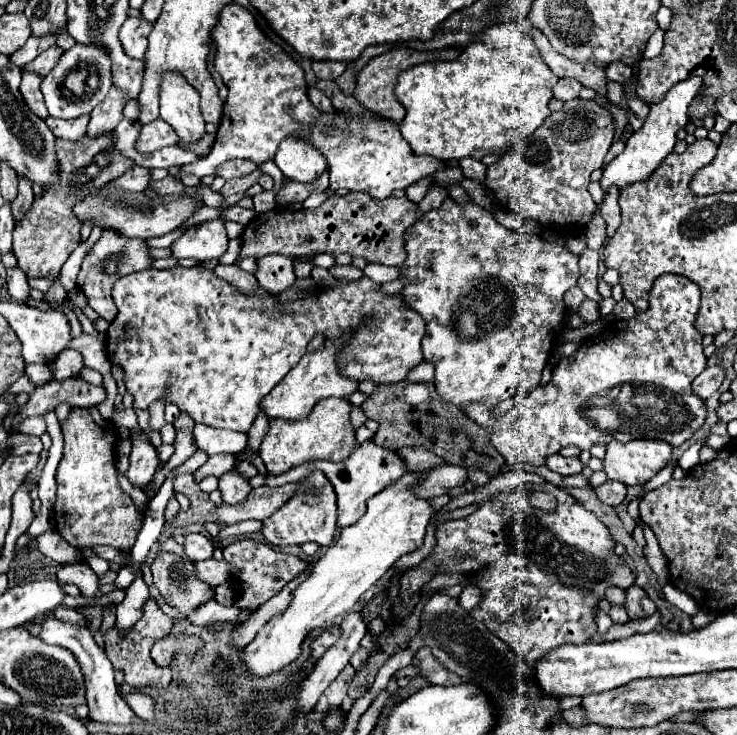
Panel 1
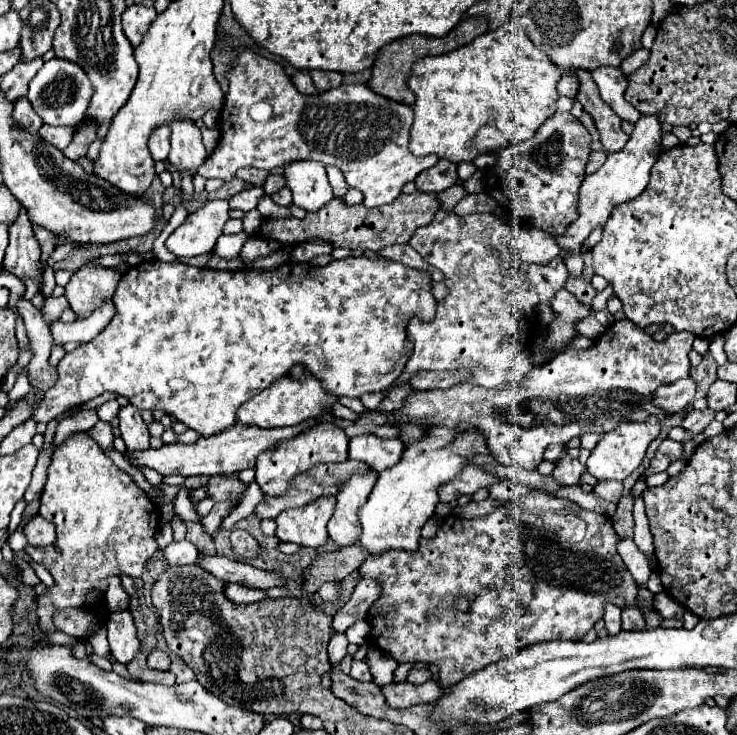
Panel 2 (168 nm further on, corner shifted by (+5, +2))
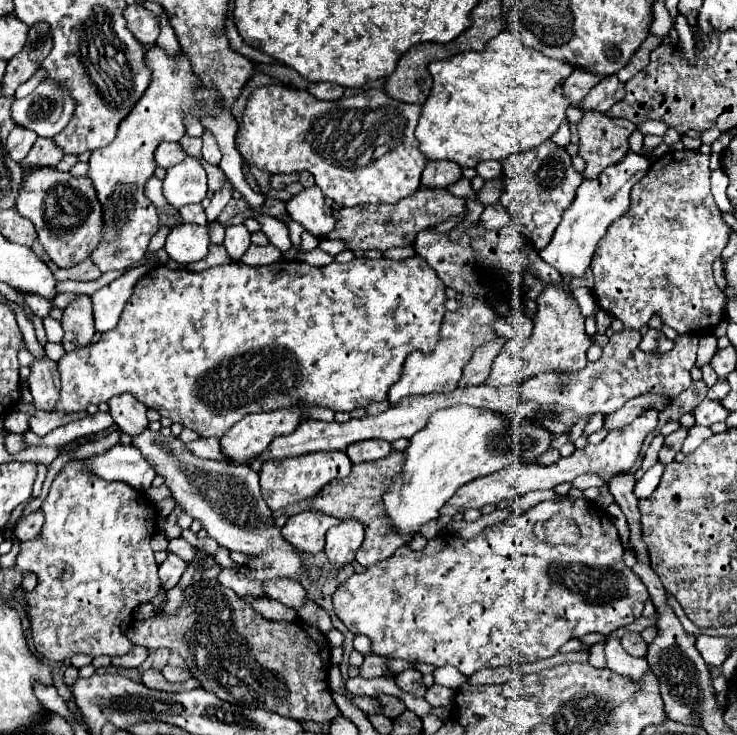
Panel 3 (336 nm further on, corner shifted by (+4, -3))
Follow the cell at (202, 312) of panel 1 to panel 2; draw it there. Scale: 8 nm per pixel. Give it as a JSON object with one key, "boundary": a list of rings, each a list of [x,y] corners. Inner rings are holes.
{"boundary":[[[346,257],[340,261],[332,261],[326,267],[316,267],[310,263],[306,263],[306,265],[304,263],[300,263],[300,265],[288,263],[276,271],[270,271],[270,273],[254,273],[248,269],[214,271],[214,269],[198,269],[198,267],[184,265],[184,263],[164,263],[164,261],[152,259],[152,261],[142,261],[134,267],[130,267],[122,275],[122,279],[116,287],[116,293],[112,297],[112,303],[116,307],[116,315],[106,325],[106,329],[98,337],[94,337],[94,341],[82,343],[72,353],[66,353],[64,359],[58,363],[56,385],[48,389],[40,407],[32,415],[32,419],[36,423],[48,423],[74,405],[86,403],[86,401],[102,395],[104,391],[114,391],[118,395],[128,397],[128,401],[138,409],[150,409],[150,411],[162,409],[168,415],[172,415],[174,419],[188,425],[190,429],[196,429],[198,433],[208,437],[212,433],[220,433],[222,429],[236,425],[238,407],[244,401],[248,401],[254,393],[260,393],[270,383],[274,383],[278,377],[286,375],[292,369],[292,365],[296,365],[296,363],[304,363],[306,369],[324,383],[324,389],[338,395],[338,397],[342,397],[342,395],[360,397],[362,393],[386,391],[404,373],[404,367],[406,367],[410,353],[412,353],[412,341],[408,339],[408,333],[406,333],[406,325],[408,325],[410,317],[417,315],[422,321],[431,321],[434,319],[437,307],[437,301],[432,297],[432,279],[428,277],[428,273],[418,271],[418,269],[410,269],[410,267],[396,263],[396,261],[372,261],[366,257]],[[392,371],[394,371],[394,379],[388,379],[388,373],[392,373]]]}

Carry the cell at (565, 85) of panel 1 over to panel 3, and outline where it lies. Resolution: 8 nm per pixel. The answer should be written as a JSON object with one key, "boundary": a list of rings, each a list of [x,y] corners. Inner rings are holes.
{"boundary":[[[575,68],[575,72],[565,80],[563,90],[565,90],[567,98],[571,100],[571,104],[577,106],[577,104],[589,94],[589,90],[591,90],[595,84],[599,84],[601,80],[603,80],[601,74],[589,74],[587,70]]]}

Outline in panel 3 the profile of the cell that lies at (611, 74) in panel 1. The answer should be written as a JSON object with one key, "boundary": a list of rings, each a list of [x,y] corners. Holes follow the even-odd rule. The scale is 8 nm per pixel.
{"boundary":[[[607,76],[599,86],[595,86],[579,104],[579,110],[591,110],[591,112],[607,112],[617,100],[625,96],[623,84],[617,80],[617,76]]]}

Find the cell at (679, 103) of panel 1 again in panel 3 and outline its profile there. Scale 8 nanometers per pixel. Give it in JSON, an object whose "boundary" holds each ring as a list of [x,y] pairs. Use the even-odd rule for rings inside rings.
{"boundary":[[[629,152],[623,162],[609,166],[603,170],[603,174],[595,180],[583,180],[583,184],[577,188],[577,196],[573,204],[563,212],[561,224],[557,226],[551,244],[547,244],[539,256],[549,266],[553,266],[561,276],[583,276],[585,270],[591,264],[591,258],[595,254],[597,242],[607,232],[609,224],[615,222],[619,216],[627,212],[627,206],[631,204],[631,188],[647,174],[651,162],[639,154]]]}

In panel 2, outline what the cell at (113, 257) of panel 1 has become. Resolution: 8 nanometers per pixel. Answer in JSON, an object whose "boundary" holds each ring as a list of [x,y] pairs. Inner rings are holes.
{"boundary":[[[96,261],[84,263],[66,285],[66,297],[72,311],[84,319],[92,315],[100,305],[112,299],[114,287],[118,285],[122,271],[114,267],[98,265]]]}

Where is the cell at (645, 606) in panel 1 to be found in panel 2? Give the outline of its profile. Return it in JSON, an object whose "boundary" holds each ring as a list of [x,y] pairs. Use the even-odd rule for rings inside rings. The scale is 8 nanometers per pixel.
{"boundary":[[[626,605],[626,607],[622,609],[622,629],[624,629],[624,631],[646,629],[646,627],[644,627],[644,617],[642,617],[642,613],[640,613],[638,607]]]}

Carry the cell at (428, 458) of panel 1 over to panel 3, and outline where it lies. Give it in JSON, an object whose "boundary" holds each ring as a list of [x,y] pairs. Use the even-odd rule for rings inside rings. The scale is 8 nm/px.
{"boundary":[[[361,440],[347,448],[347,456],[351,458],[353,464],[385,458],[389,452],[391,452],[391,444],[387,440]]]}

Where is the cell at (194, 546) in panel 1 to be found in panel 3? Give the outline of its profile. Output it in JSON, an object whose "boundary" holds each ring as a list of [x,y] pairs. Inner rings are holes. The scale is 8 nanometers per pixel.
{"boundary":[[[175,554],[167,556],[167,560],[159,566],[159,578],[161,578],[163,592],[167,592],[171,586],[175,586],[179,582],[185,568],[187,568],[187,564],[179,556],[175,556]]]}

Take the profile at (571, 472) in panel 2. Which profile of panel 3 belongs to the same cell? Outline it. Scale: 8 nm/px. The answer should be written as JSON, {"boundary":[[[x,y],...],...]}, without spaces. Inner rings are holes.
{"boundary":[[[581,474],[579,478],[575,478],[575,480],[573,480],[573,486],[577,486],[579,490],[591,488],[591,486],[601,488],[601,486],[605,486],[605,480],[603,480],[601,476],[597,476],[597,474]]]}

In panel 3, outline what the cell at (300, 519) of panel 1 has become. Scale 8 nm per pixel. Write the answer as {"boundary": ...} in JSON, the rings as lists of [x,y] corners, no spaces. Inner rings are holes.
{"boundary":[[[301,512],[291,516],[287,524],[281,528],[283,538],[291,542],[301,552],[321,552],[325,548],[325,532],[331,526],[341,524],[339,518],[333,518],[323,512]]]}

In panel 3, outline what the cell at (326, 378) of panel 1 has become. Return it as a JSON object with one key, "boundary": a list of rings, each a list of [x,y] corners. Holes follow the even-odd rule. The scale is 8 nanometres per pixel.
{"boundary":[[[291,408],[291,410],[273,410],[273,412],[261,412],[261,414],[249,414],[247,418],[239,420],[223,438],[219,438],[221,444],[221,454],[227,462],[231,464],[251,464],[249,460],[255,460],[261,456],[271,440],[277,436],[287,436],[295,432],[295,428],[301,424],[301,412]]]}

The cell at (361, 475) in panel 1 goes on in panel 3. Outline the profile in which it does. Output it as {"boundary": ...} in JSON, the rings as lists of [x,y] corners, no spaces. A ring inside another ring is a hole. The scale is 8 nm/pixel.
{"boundary":[[[345,520],[327,532],[325,554],[331,564],[331,574],[335,574],[345,564],[353,562],[355,552],[363,542],[363,526],[355,520]]]}

